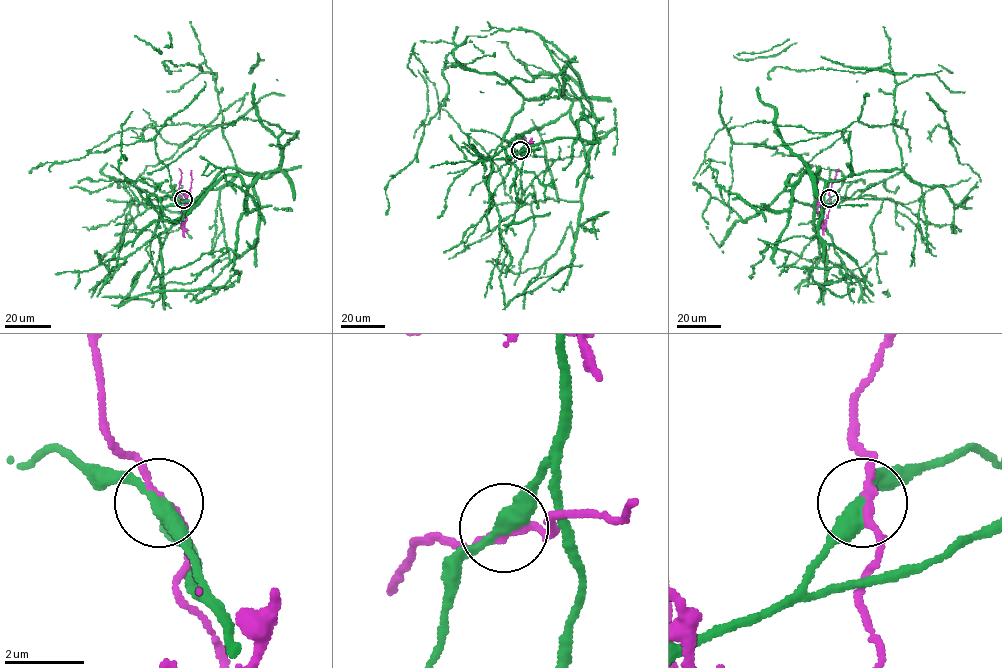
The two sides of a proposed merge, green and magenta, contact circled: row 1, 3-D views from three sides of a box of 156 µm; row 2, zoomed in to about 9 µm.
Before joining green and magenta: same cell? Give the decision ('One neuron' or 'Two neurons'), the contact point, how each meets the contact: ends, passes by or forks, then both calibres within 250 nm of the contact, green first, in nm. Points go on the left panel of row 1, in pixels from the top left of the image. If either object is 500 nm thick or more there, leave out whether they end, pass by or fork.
Two neurons. Place: (183, 199). At the ring green passes by. At the ring magenta passes by. Thickness 360 nm (green) against 190 nm

